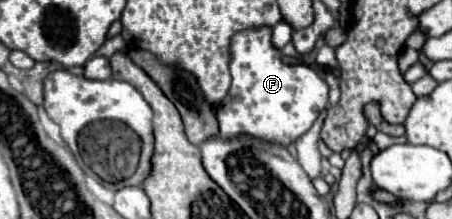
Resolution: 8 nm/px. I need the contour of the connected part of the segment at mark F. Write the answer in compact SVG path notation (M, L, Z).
M271 28L243 30L235 34L231 54L231 92L217 106L219 134L223 138L251 134L287 146L307 132L327 108L327 82L315 68L305 64L283 64L281 52L271 44Z

